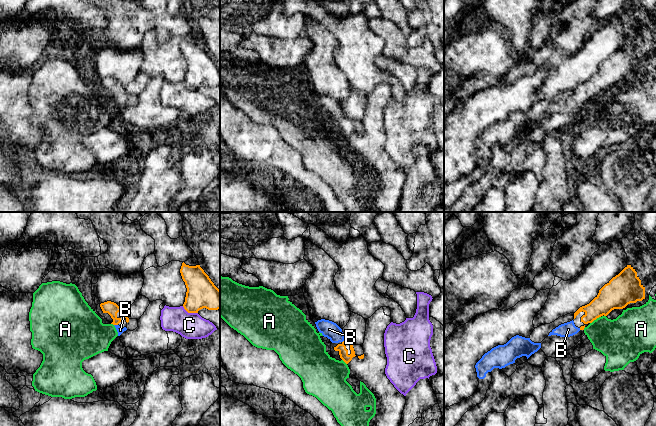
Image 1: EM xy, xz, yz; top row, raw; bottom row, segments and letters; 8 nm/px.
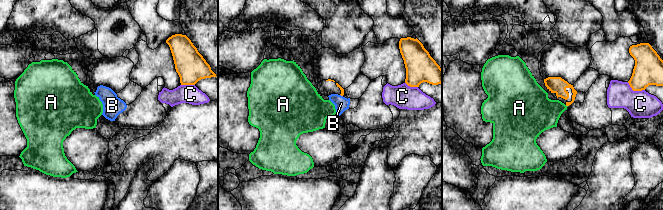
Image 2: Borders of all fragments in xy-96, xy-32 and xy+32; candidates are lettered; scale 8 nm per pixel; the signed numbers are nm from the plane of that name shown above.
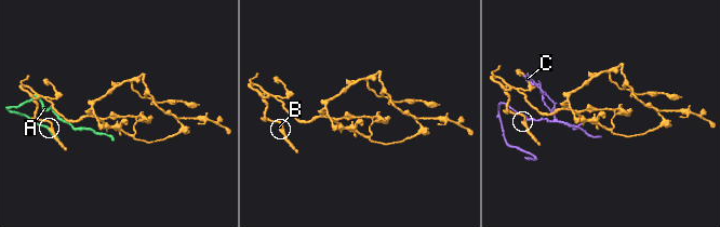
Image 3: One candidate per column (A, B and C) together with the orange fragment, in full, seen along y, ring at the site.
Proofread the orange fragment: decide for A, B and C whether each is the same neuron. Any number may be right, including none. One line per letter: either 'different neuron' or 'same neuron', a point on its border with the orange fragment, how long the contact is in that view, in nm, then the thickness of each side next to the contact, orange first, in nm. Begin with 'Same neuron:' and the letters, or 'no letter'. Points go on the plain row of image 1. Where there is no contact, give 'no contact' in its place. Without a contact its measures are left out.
Same neuron: B
A: different neuron; meets orange in yz at (595, 95); contact 110 nm long; 220 nm thick on the orange side, 340 nm on the other
B: same neuron; meets orange in xy at (116, 100); contact 30 nm long; 100 nm thick on the orange side, 60 nm on the other
C: different neuron; meets orange in xy at (190, 88); contact 140 nm long; 240 nm thick on the orange side, 200 nm on the other

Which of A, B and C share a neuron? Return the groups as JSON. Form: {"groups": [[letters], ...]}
{"groups": [["A"], ["B"], ["C"]]}

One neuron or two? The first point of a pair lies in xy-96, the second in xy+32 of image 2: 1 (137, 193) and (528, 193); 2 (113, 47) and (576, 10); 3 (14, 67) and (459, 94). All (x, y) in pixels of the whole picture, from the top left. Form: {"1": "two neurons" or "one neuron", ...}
{"1": "two neurons", "2": "one neuron", "3": "two neurons"}

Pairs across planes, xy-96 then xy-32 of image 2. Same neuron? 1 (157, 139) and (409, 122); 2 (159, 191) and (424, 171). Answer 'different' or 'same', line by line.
1: same
2: same

